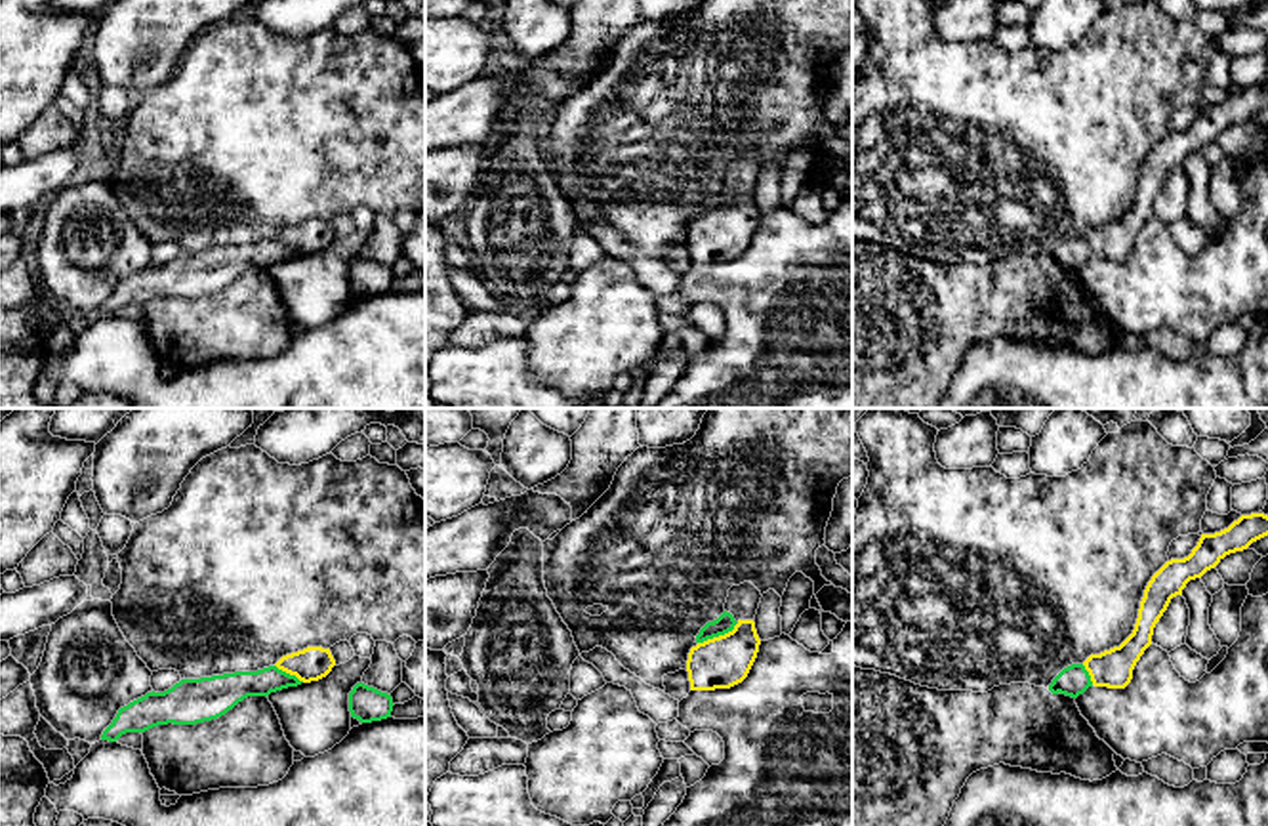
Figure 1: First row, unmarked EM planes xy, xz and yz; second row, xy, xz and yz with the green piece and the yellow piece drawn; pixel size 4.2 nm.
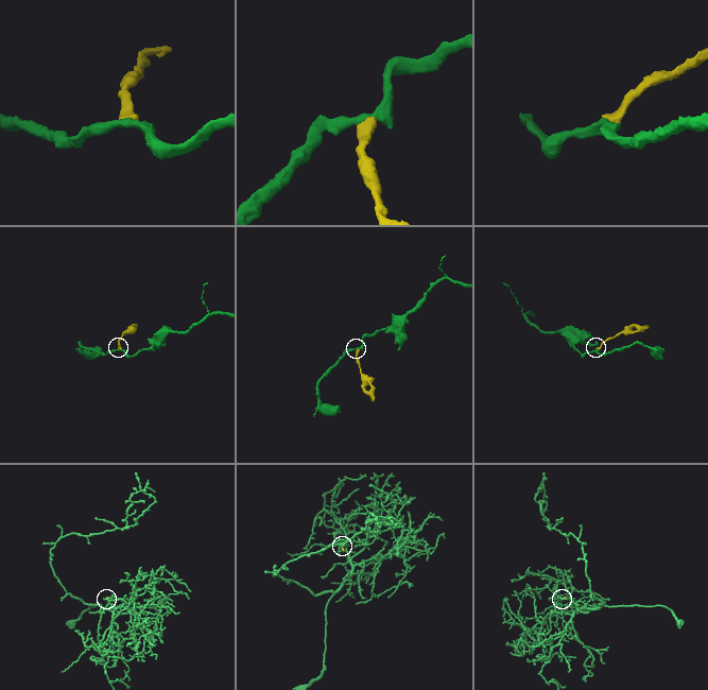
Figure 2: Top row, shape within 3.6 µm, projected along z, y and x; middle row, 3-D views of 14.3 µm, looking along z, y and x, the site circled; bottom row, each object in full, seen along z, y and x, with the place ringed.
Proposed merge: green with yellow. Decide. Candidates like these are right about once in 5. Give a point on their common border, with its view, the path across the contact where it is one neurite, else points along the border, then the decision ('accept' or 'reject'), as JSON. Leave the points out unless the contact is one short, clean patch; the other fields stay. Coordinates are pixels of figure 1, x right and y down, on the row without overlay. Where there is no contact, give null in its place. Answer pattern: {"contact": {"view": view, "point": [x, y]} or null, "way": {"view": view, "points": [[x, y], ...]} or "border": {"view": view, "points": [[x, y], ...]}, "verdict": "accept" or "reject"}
{"contact": {"view": "xz", "point": [717, 208]}, "border": {"view": "xz", "points": [[738, 195], [731, 203], [698, 216]]}, "verdict": "reject"}

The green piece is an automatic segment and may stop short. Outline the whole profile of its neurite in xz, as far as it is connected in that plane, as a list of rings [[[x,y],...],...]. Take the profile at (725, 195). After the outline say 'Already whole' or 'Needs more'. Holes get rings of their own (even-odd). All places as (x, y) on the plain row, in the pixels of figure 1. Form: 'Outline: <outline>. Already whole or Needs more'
Outline: [[[725,183],[717,193],[707,195],[707,196],[700,202],[700,206],[696,208],[696,216],[704,216],[704,214],[707,214],[707,212],[725,208],[725,206],[732,204],[736,196],[738,196],[738,195],[734,193],[734,189]]]. Already whole

